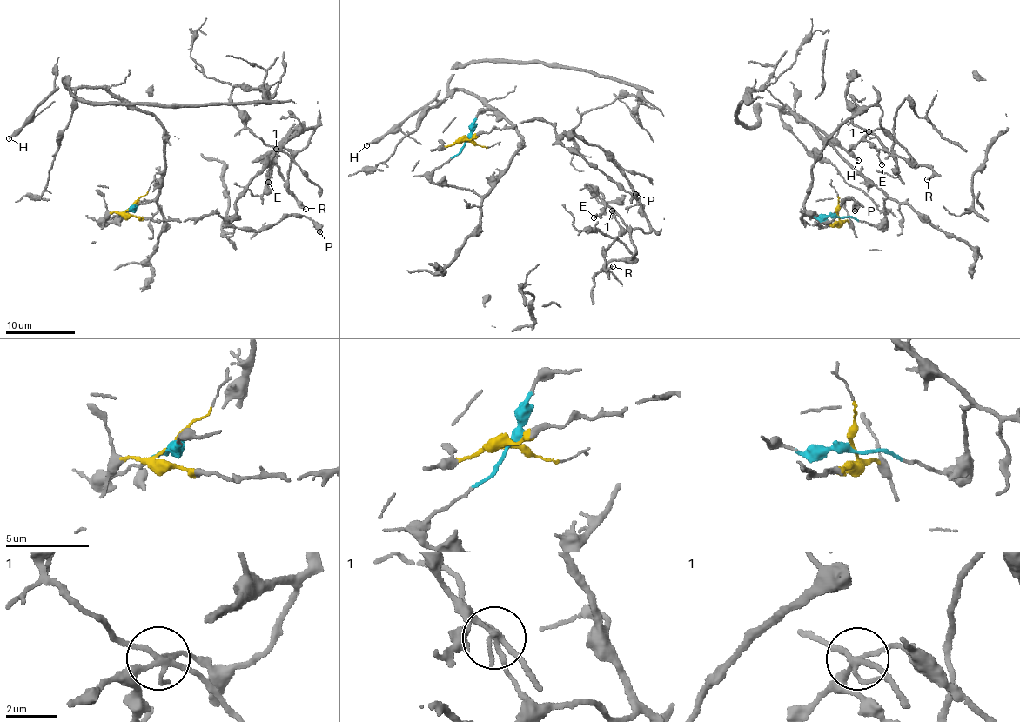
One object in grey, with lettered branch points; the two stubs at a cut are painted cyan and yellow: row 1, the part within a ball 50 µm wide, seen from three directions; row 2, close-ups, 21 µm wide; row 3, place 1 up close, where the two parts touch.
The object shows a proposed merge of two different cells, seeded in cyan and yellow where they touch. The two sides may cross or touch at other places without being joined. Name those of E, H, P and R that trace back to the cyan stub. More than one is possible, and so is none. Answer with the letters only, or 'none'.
H

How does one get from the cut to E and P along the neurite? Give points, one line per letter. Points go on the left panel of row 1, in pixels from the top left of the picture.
E: (130, 207), (129, 214), (148, 220), (233, 216), (255, 173), (312, 129), (304, 148), (271, 153), (268, 183)
P: (130, 207), (129, 214), (156, 221), (216, 213), (237, 228), (260, 230), (289, 215), (304, 217), (320, 232)

